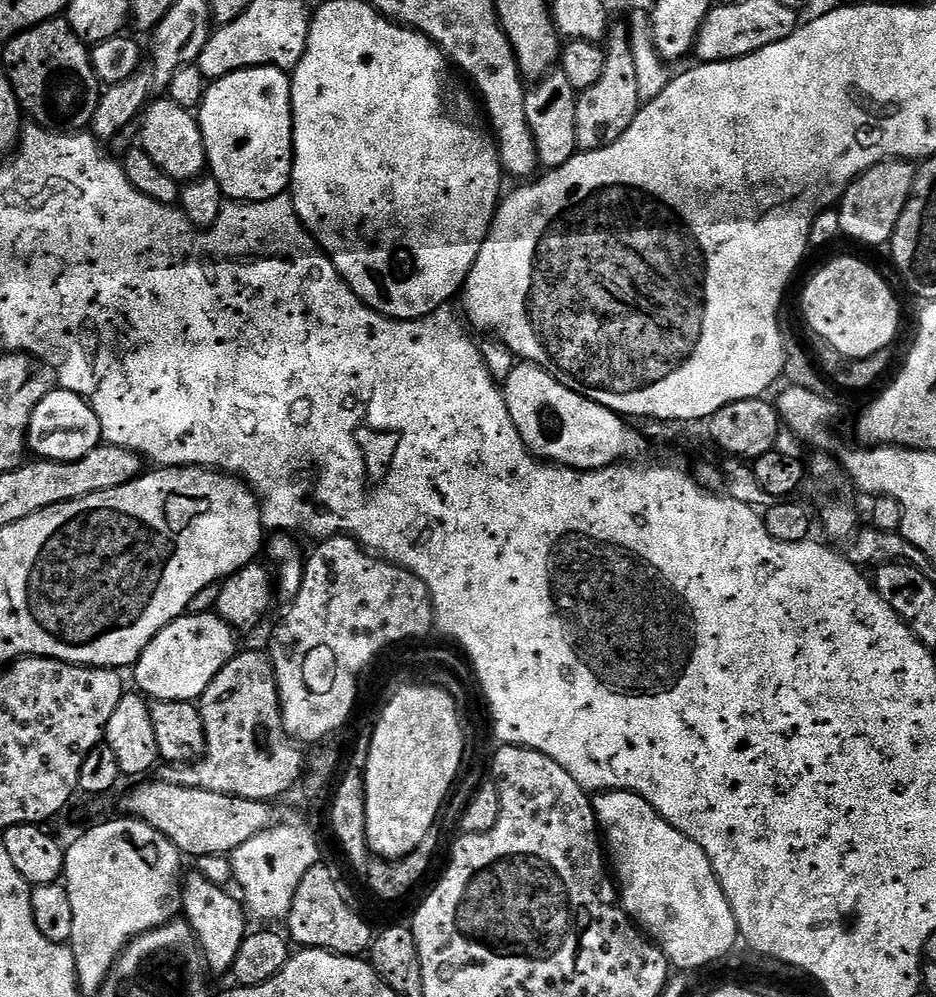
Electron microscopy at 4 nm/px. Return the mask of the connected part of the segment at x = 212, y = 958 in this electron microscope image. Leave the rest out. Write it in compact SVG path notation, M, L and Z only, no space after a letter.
M197 874L185 879L182 884L182 916L187 920L189 926L192 927L192 933L196 935L196 942L200 945L200 955L206 965L207 971L213 977L231 973L234 958L238 958L238 946L242 946L246 933L249 931L250 925L244 921L246 917L246 909L235 895L231 896L230 891L223 887L214 885L207 881L206 878Z

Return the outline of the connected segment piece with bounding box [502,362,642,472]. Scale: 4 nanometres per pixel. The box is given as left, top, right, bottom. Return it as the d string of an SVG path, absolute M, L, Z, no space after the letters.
M517 363L514 371L502 382L502 391L506 406L510 410L510 418L522 442L537 460L581 472L591 472L597 468L619 465L623 456L632 456L640 448L641 433L631 432L628 429L629 421L619 412L612 412L598 402L590 402L590 398L562 386L562 382L558 382L545 368L540 368L537 364Z

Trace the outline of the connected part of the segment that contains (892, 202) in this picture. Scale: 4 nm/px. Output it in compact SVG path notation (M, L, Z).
M903 160L879 164L853 180L838 201L840 230L845 237L860 244L884 244L892 239L898 226L898 218L912 194L912 183L916 180L917 169Z

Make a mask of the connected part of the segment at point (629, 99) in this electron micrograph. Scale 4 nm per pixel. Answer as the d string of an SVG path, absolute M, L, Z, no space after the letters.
M625 28L611 29L604 53L606 67L602 69L602 78L598 78L598 82L594 82L590 90L579 93L576 97L574 131L578 133L576 146L579 151L593 152L610 146L618 138L622 138L622 134L626 134L630 122L634 122L634 118L640 113L642 97L638 86L636 54L633 41L629 39L629 29Z

